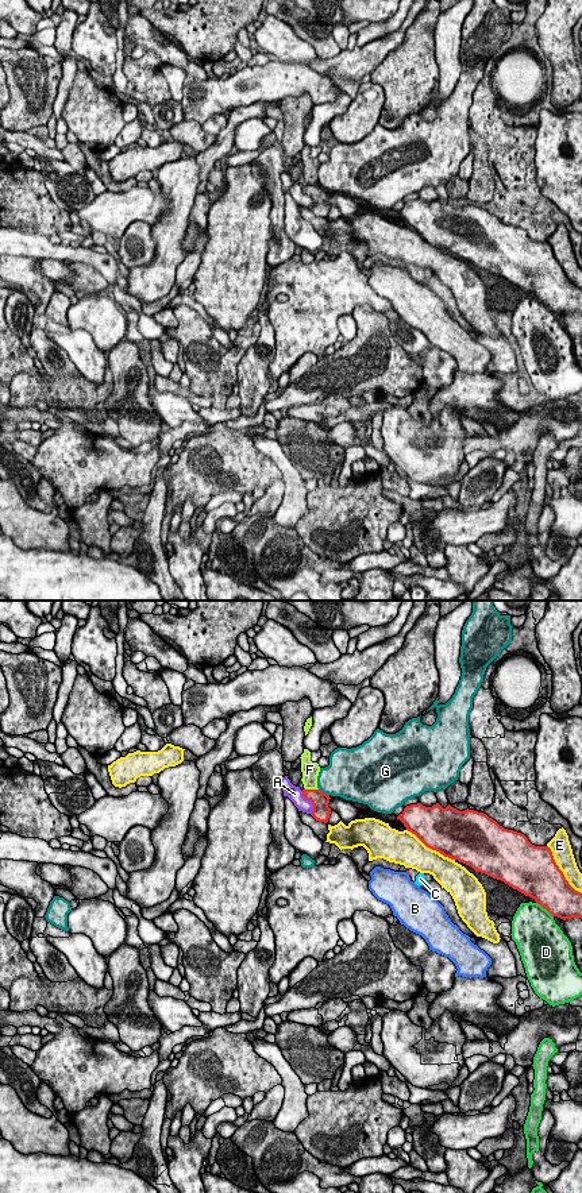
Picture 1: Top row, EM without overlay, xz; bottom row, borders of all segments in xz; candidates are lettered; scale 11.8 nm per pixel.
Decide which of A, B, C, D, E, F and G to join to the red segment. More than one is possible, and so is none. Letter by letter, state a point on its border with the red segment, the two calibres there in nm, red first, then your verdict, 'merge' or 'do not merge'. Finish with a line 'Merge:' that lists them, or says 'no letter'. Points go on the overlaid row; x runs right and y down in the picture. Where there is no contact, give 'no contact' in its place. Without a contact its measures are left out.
A: meets red in xz at (312, 803); 200 nm thick on the red side, 180 nm on the other; do not merge
B: no contact; do not merge
C: meets red in xz at (426, 877); 30 nm thick on the red side, 130 nm on the other; merge
D: meets red in xz at (544, 907); 460 nm thick on the red side, 480 nm on the other; do not merge
E: meets red in xz at (561, 871); 480 nm thick on the red side, 240 nm on the other; do not merge
F: meets red in xz at (311, 790); 200 nm thick on the red side, 200 nm on the other; do not merge
G: meets red in xz at (324, 794); 200 nm thick on the red side, 420 nm on the other; do not merge
Merge: C

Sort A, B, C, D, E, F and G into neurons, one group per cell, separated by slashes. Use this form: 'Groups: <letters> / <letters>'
Groups: A / B / C / D / E / F / G

